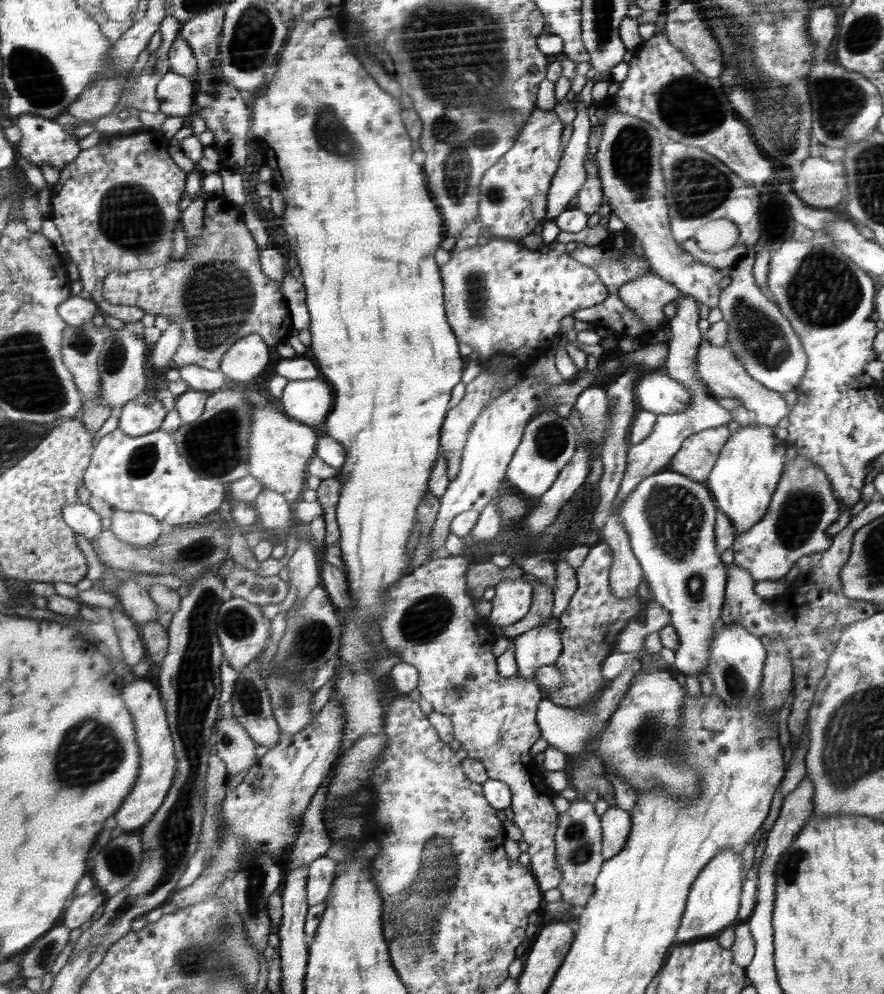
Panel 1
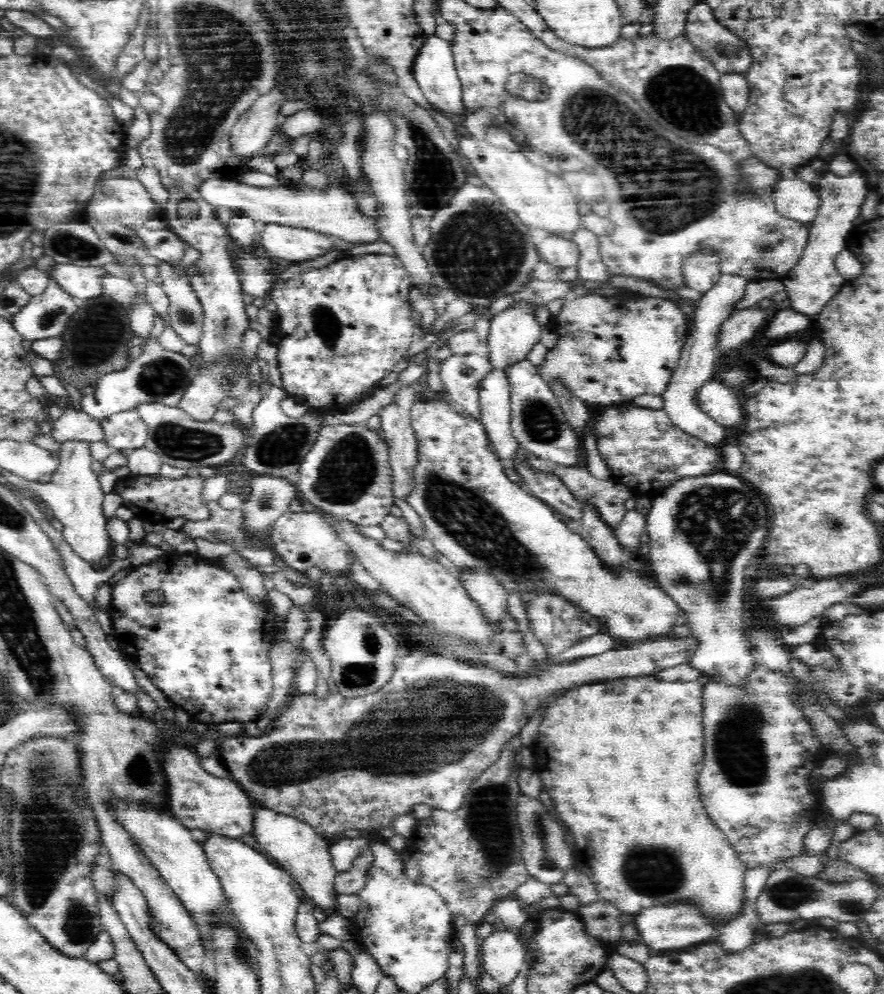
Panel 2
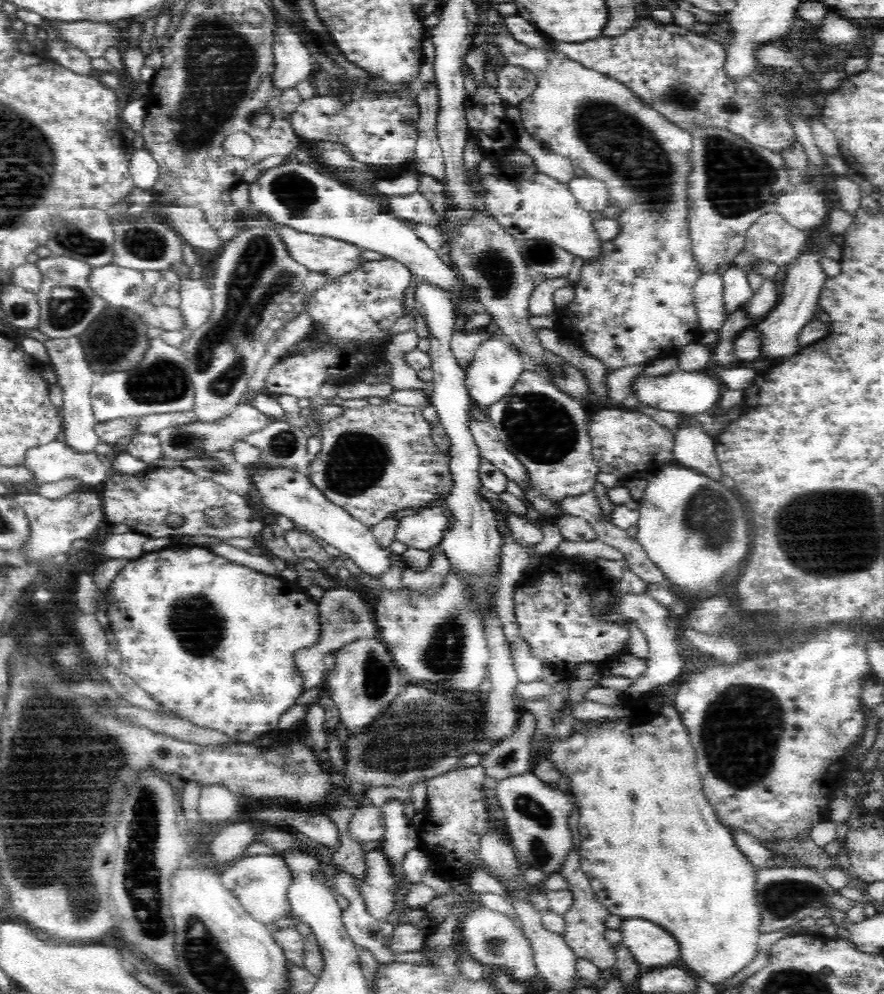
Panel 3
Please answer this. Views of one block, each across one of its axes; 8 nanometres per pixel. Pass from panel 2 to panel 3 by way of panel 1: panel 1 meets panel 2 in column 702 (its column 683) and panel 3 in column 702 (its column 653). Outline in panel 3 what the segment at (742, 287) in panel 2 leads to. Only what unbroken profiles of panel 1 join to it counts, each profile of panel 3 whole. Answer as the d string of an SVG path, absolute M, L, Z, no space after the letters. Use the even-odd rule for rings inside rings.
M686 418L674 433L672 454L677 464L721 482L723 474L715 453L714 437L708 436L699 422L691 418Z

